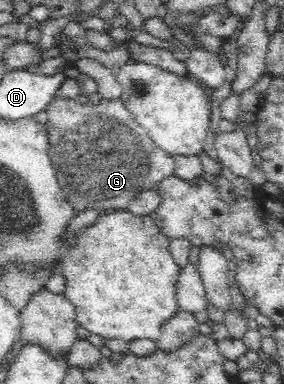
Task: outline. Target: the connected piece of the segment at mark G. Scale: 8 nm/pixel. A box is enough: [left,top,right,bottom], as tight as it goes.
[47,98,175,212]

